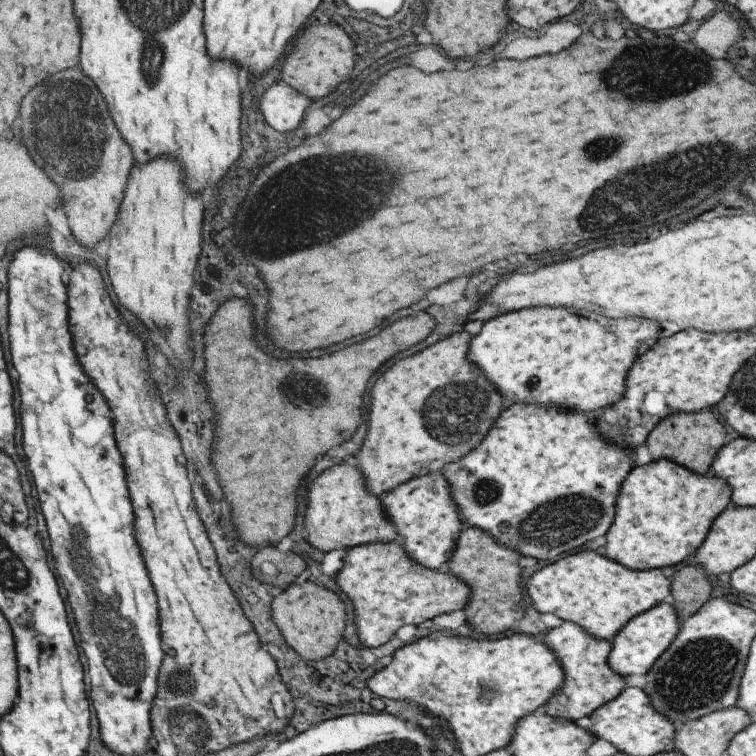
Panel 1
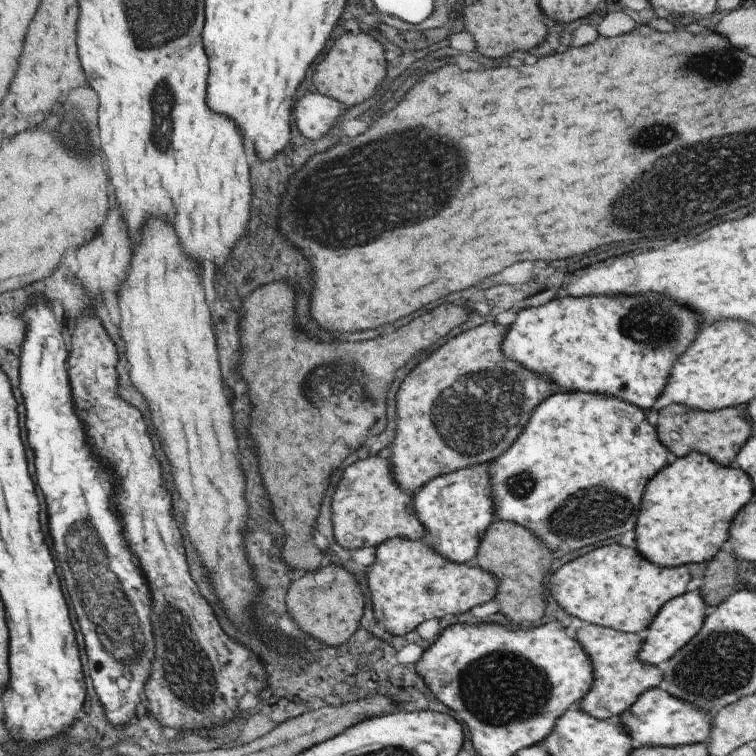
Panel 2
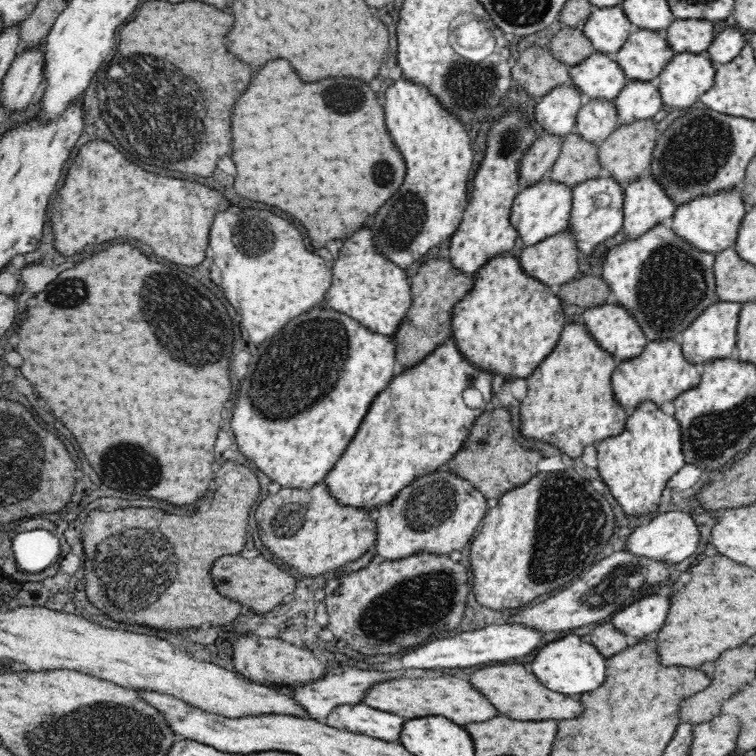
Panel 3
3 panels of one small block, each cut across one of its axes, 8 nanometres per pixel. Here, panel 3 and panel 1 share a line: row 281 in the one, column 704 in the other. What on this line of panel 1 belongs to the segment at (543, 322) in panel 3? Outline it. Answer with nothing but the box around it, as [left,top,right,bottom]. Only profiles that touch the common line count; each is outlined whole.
[601,459,730,571]

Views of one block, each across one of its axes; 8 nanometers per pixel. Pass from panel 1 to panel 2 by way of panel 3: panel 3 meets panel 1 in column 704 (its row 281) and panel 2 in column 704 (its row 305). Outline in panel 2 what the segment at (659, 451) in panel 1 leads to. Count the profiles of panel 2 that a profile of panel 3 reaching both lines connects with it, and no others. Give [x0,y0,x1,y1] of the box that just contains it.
[653,404,751,466]

